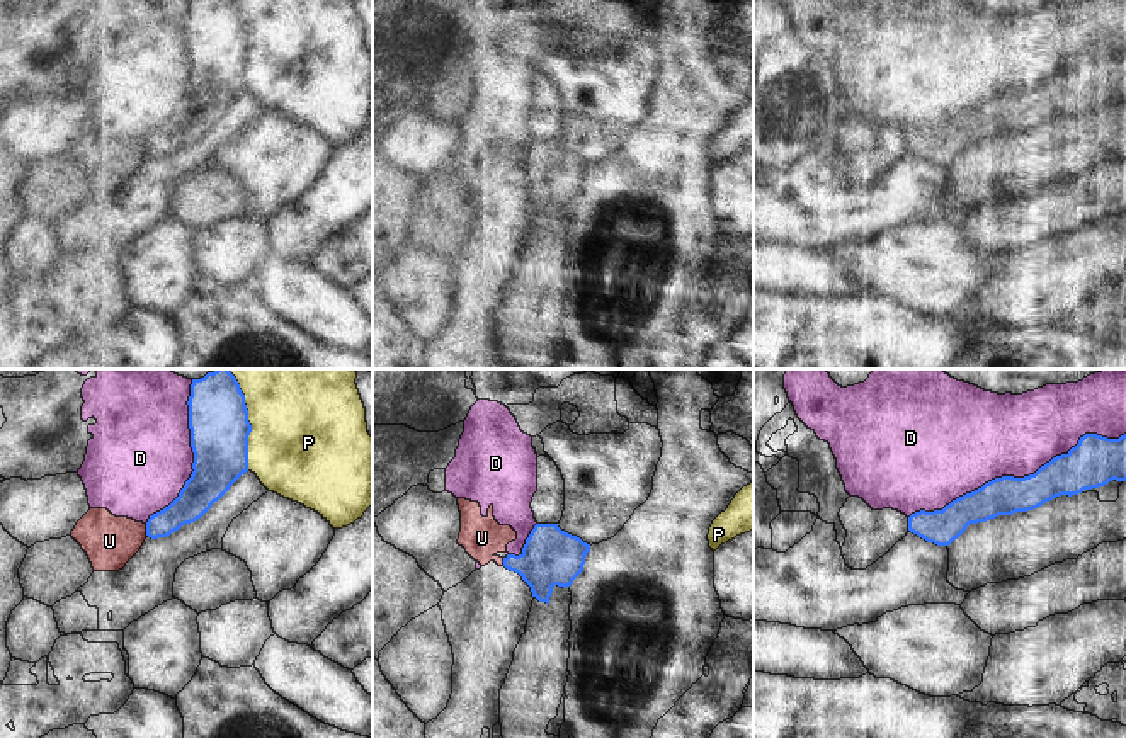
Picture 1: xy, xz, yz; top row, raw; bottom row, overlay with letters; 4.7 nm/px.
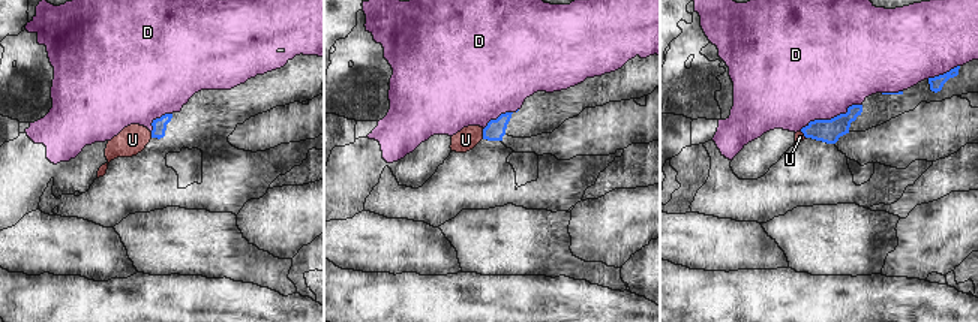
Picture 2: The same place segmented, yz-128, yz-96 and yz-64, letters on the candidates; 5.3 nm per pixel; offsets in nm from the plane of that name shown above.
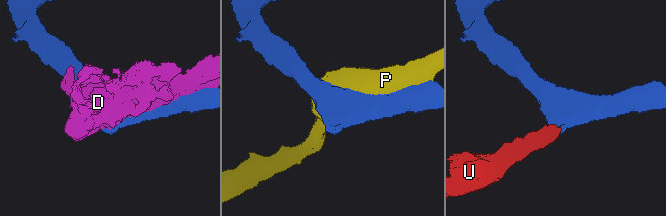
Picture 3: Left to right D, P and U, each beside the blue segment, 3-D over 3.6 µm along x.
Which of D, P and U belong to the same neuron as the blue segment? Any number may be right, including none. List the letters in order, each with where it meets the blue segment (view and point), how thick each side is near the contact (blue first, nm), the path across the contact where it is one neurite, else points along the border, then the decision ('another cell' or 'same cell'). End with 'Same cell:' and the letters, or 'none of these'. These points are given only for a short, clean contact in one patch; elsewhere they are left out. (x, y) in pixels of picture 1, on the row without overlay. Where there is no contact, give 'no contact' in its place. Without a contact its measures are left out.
D: meets blue in yz at (1016, 97); 190 nm thick on the blue side, 420 nm on the other; another cell
P: meets blue in xy at (250, 45); 280 nm thick on the blue side, 480 nm on the other; another cell
U: meets blue in xy at (147, 148); 150 nm thick on the blue side, 240 nm on the other; border along xy (145, 143), (147, 153); another cell
Same cell: none of these

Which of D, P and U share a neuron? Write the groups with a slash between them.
D / P / U

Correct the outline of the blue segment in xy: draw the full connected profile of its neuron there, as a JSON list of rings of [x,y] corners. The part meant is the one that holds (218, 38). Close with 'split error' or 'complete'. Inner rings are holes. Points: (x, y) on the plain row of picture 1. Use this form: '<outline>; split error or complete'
[[[192,0],[187,24],[194,90],[179,116],[150,134],[151,158],[201,138],[248,90],[252,44],[238,0]]]; complete

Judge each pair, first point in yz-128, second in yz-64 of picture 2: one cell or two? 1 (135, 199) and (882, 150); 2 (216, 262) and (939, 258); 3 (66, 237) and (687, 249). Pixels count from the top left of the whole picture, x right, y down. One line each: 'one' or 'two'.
1: two
2: two
3: one

